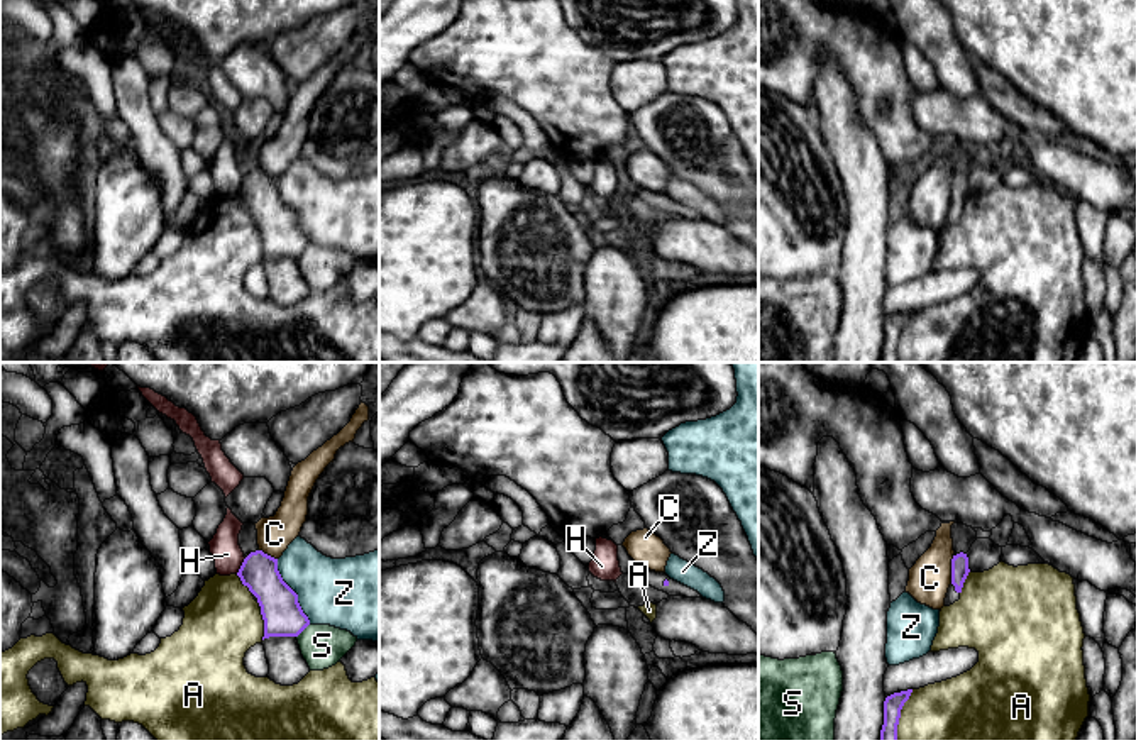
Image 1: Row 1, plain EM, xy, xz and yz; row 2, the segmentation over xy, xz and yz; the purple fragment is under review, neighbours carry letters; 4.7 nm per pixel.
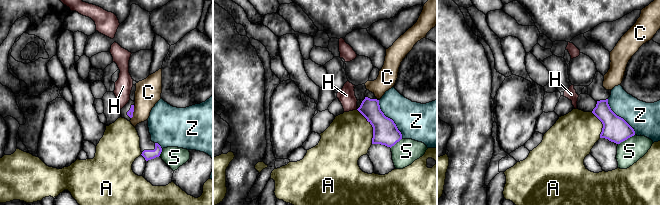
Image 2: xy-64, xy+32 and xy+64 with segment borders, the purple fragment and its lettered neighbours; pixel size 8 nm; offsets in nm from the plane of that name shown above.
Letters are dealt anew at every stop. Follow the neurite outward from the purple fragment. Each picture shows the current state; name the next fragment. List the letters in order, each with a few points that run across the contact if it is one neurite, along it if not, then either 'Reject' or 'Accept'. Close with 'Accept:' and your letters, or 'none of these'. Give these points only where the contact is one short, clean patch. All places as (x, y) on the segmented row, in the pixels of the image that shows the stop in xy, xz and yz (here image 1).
A: Reject
C: Line: yz (954, 556), (950, 583). Reject
H: Line: xy (246, 557), (236, 573). Reject
S: Reject
Z: Reject
Accept: none of these

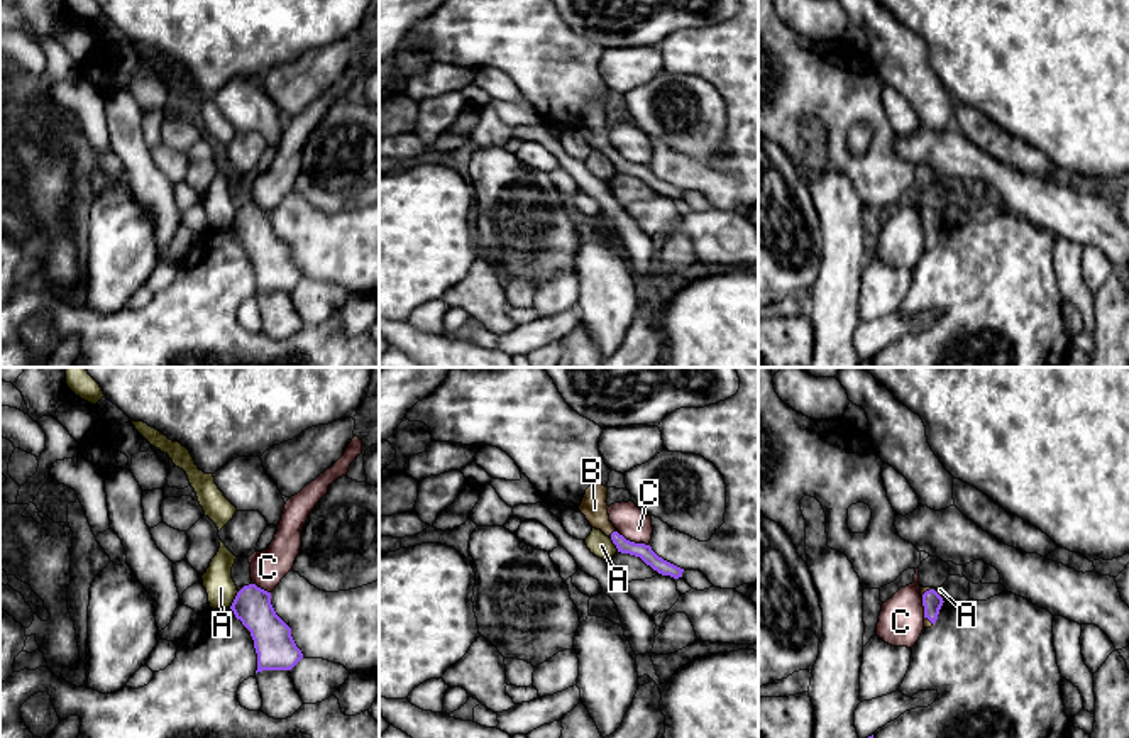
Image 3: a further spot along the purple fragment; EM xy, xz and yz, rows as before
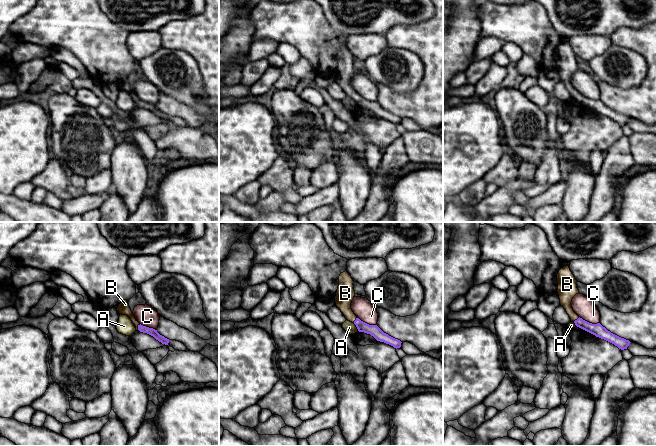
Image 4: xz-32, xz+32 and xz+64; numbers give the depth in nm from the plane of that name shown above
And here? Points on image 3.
A: Line: xy (239, 591), (229, 606). Reject
B: Accept
C: Line: xz (622, 534), (630, 540), (649, 545). Reject
Accept: B

